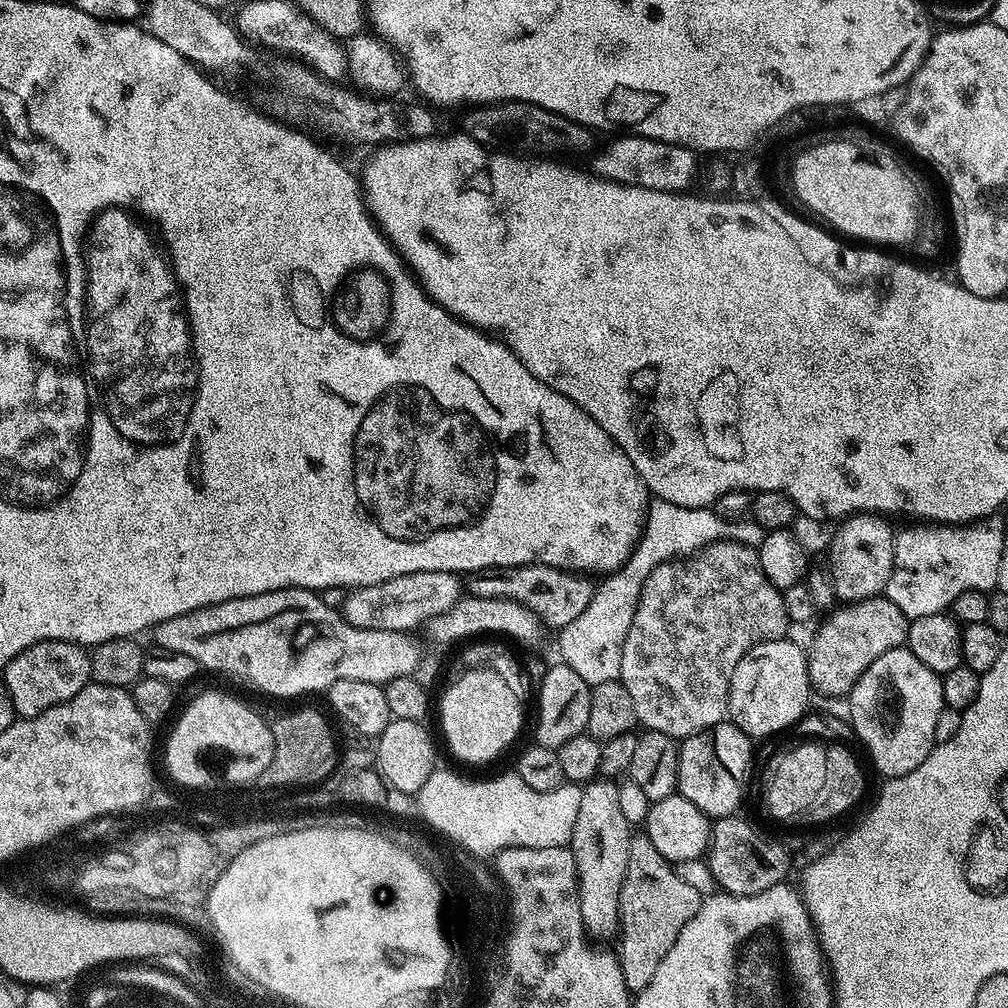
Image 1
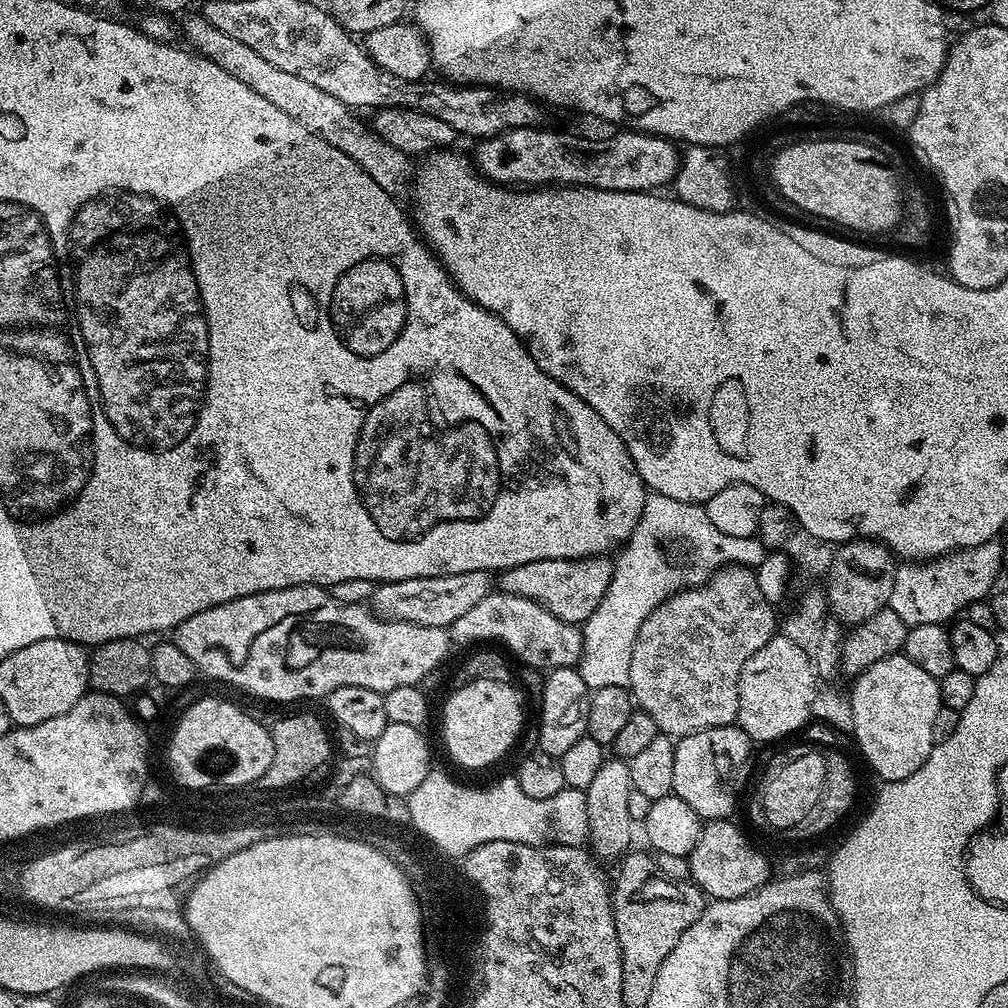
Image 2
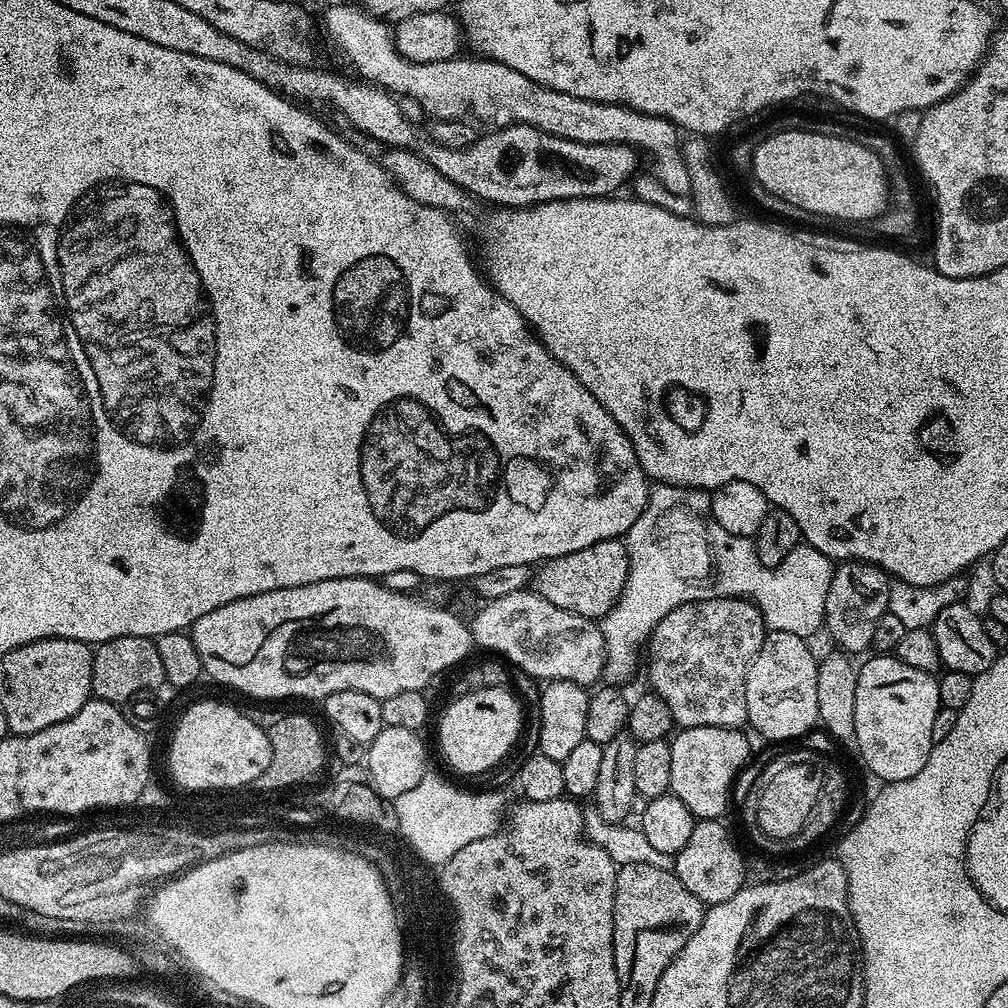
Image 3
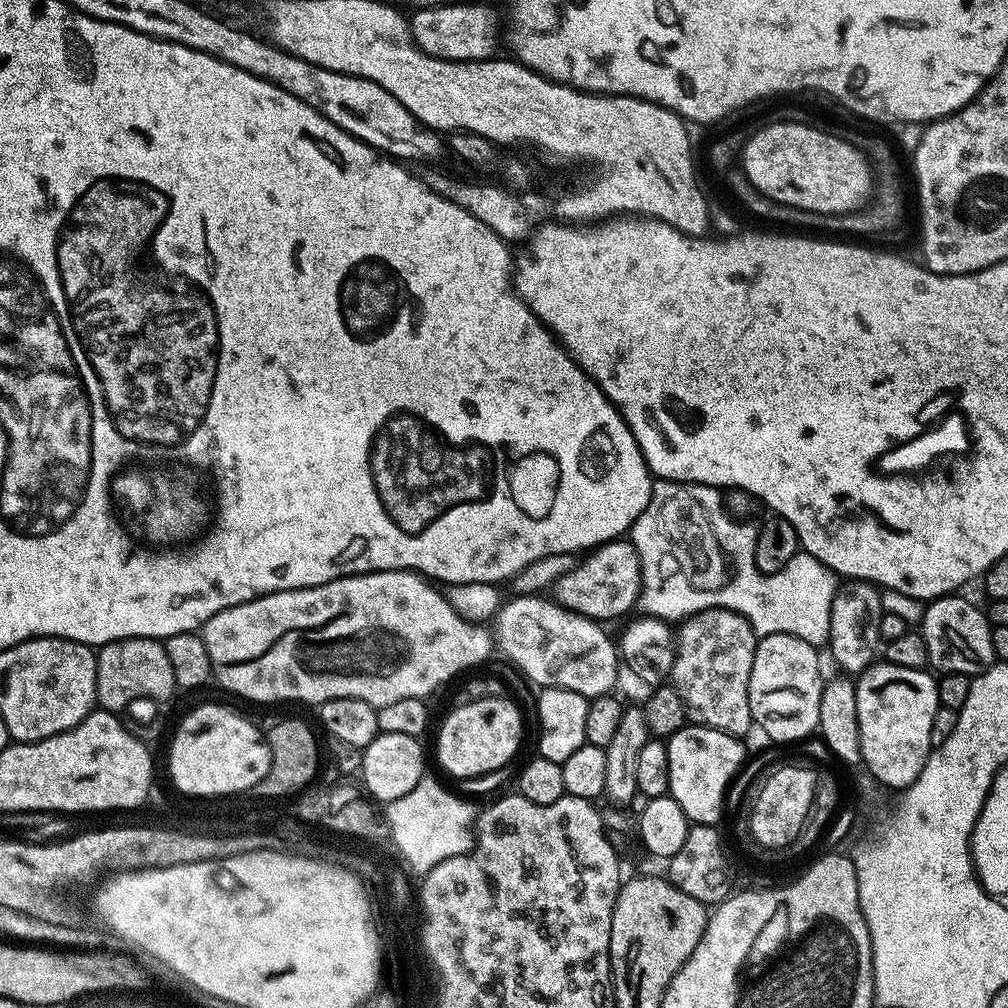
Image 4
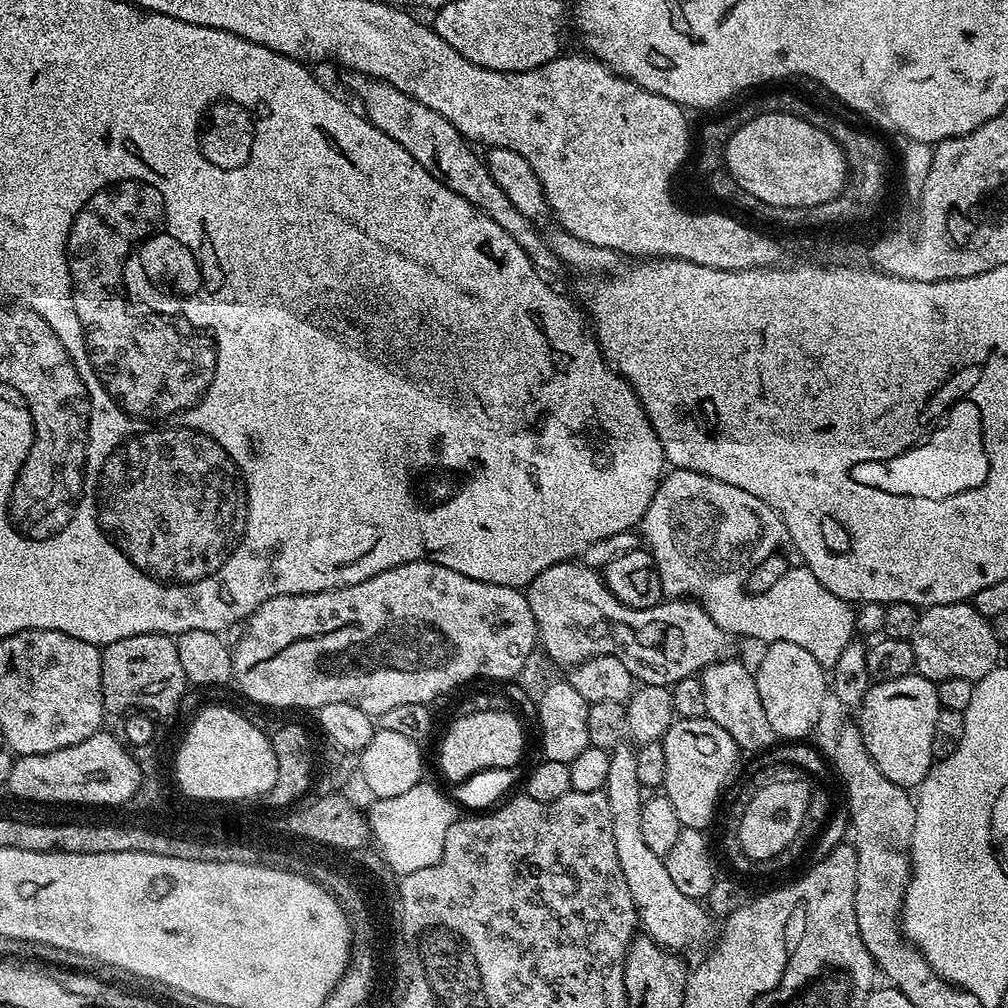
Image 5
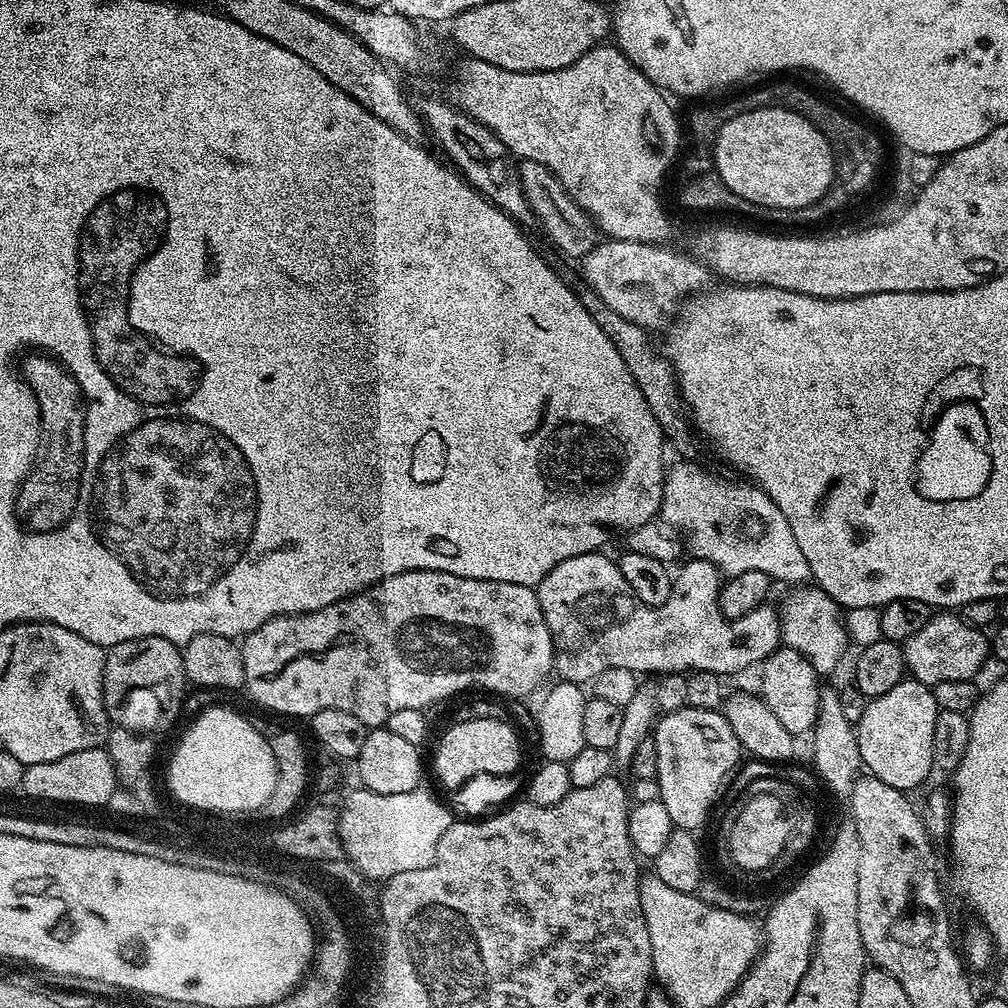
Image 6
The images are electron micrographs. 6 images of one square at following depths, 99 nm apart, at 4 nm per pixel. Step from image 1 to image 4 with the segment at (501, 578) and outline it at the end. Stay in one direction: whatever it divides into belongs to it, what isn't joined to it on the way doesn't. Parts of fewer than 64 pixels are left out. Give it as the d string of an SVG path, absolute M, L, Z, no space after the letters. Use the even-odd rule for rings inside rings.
M621 538L609 540L607 544L589 551L570 574L563 575L554 585L554 600L579 616L605 622L626 615L632 607L635 609L643 586L642 562L638 558L638 550L631 539Z

